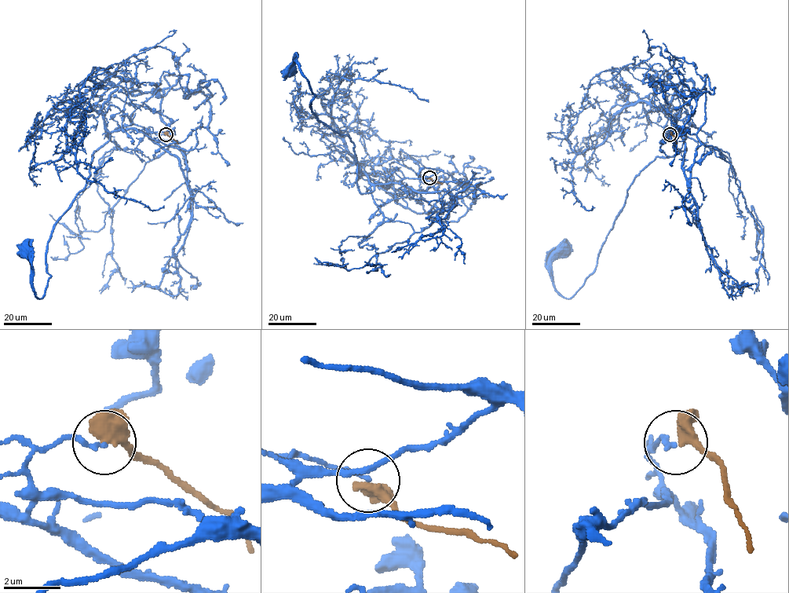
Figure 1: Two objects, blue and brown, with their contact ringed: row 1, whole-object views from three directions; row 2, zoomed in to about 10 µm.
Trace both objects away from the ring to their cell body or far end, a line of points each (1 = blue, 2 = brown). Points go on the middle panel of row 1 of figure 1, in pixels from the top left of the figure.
1: (429, 177), (379, 183), (372, 192), (361, 193), (351, 139), (312, 111), (315, 95), (294, 59), (287, 70)
2: (429, 178), (442, 184)

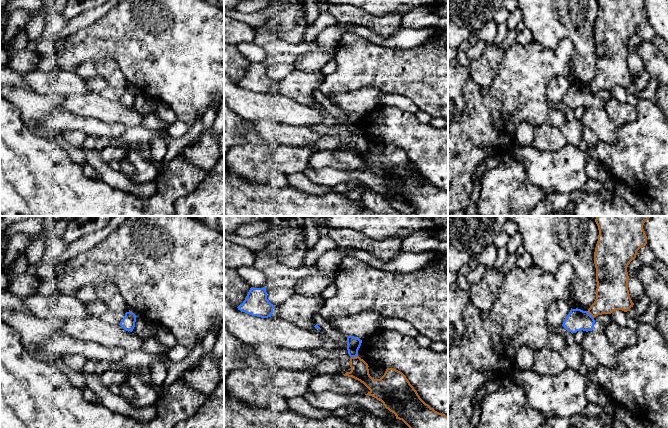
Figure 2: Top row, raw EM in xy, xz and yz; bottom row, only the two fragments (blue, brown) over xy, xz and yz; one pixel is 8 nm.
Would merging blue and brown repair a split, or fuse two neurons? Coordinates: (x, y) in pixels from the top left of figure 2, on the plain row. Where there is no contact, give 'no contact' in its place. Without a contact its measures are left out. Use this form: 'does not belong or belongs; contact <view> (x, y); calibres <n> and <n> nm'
does not belong; contact yz (590, 91); calibres 170 and 260 nm

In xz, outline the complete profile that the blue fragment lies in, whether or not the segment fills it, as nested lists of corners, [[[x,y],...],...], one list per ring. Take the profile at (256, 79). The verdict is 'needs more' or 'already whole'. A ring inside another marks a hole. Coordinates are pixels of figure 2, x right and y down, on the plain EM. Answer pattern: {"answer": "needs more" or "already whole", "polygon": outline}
{"answer": "already whole", "polygon": [[[250,64],[245,76],[238,86],[261,94],[271,93],[274,81],[267,75],[266,64]]]}

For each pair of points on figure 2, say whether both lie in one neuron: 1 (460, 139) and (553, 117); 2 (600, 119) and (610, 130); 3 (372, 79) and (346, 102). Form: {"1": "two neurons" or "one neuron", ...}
{"1": "one neuron", "2": "one neuron", "3": "two neurons"}

